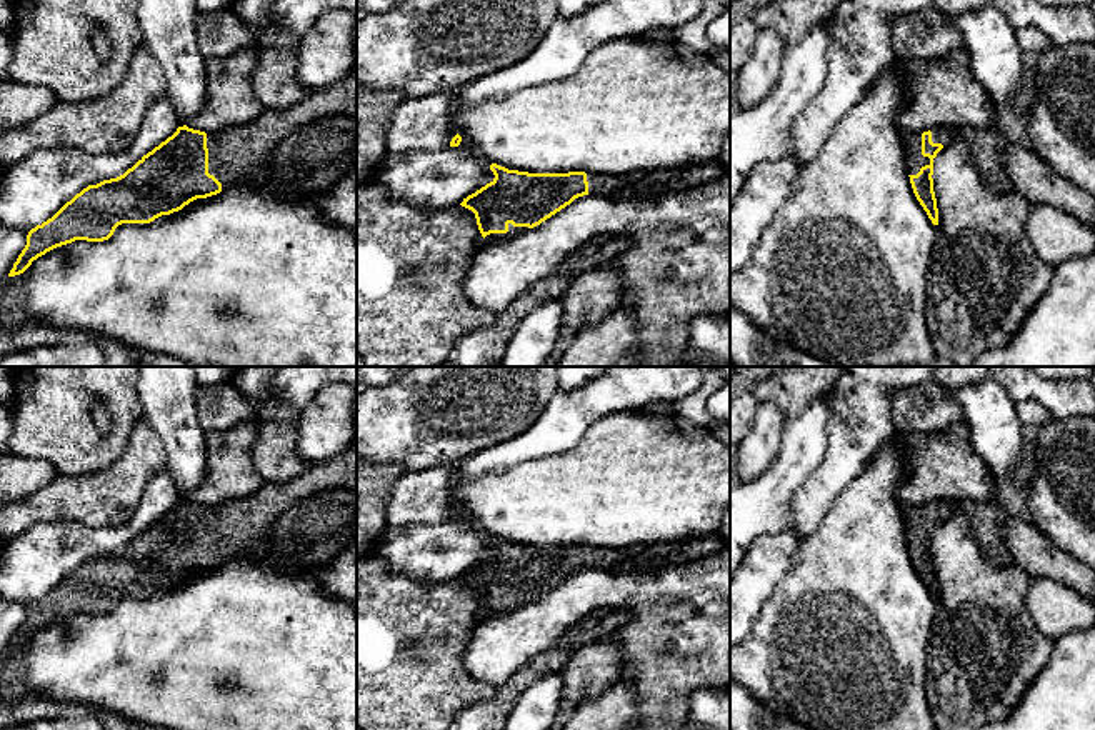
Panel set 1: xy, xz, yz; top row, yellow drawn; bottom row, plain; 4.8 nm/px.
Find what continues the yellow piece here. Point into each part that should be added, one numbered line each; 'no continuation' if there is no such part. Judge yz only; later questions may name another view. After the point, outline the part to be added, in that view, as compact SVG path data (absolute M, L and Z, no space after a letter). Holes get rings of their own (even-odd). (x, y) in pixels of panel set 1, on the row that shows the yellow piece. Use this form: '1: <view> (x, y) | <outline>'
1: yz (912, 142) | M900 130L900 140L903 145L908 175L917 175L922 167L930 165L930 158L922 155L922 133Z

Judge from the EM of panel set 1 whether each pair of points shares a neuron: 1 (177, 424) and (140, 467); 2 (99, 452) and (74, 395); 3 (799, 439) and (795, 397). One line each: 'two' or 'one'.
1: two
2: one
3: two

